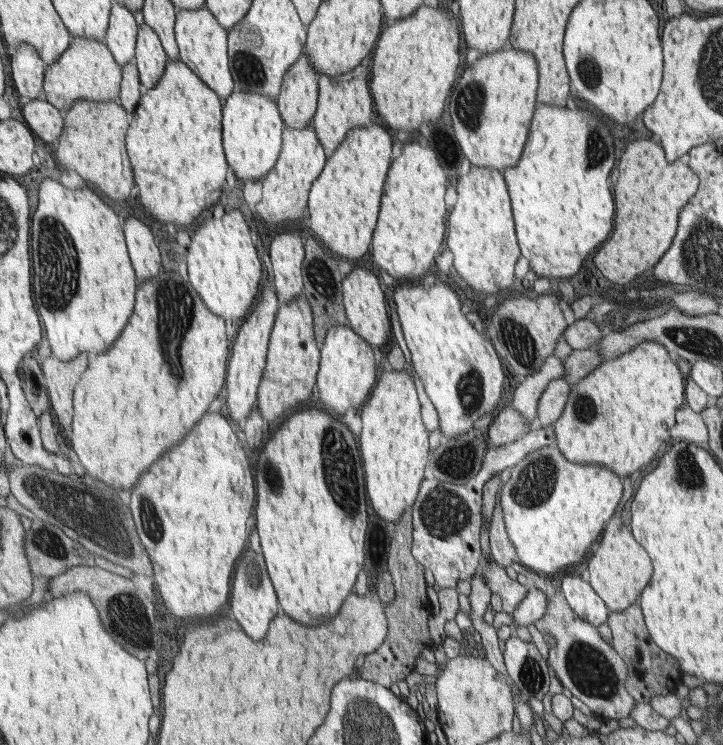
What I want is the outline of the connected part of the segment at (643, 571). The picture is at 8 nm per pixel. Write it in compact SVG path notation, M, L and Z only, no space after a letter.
M610 522L610 526L606 526L605 533L592 552L594 554L588 555L584 564L584 568L590 574L590 586L605 599L610 610L620 612L629 609L640 600L642 591L653 578L653 559L650 558L649 551L634 538L630 528L626 528L624 524Z

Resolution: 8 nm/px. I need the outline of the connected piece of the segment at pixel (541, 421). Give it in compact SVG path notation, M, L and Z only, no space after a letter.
M564 377L550 381L538 403L538 412L534 419L537 427L553 425L559 419L571 395L572 387L573 384Z

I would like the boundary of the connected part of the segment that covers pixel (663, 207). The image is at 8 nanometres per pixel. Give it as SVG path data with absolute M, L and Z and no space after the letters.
M639 139L632 141L618 162L618 180L614 186L614 198L618 197L617 218L614 219L614 232L606 246L602 246L594 256L598 270L612 283L623 285L627 289L634 288L634 280L638 274L652 270L665 256L673 238L676 236L678 216L689 201L696 196L700 188L700 176L684 162L677 160L668 162L665 151L655 139Z

